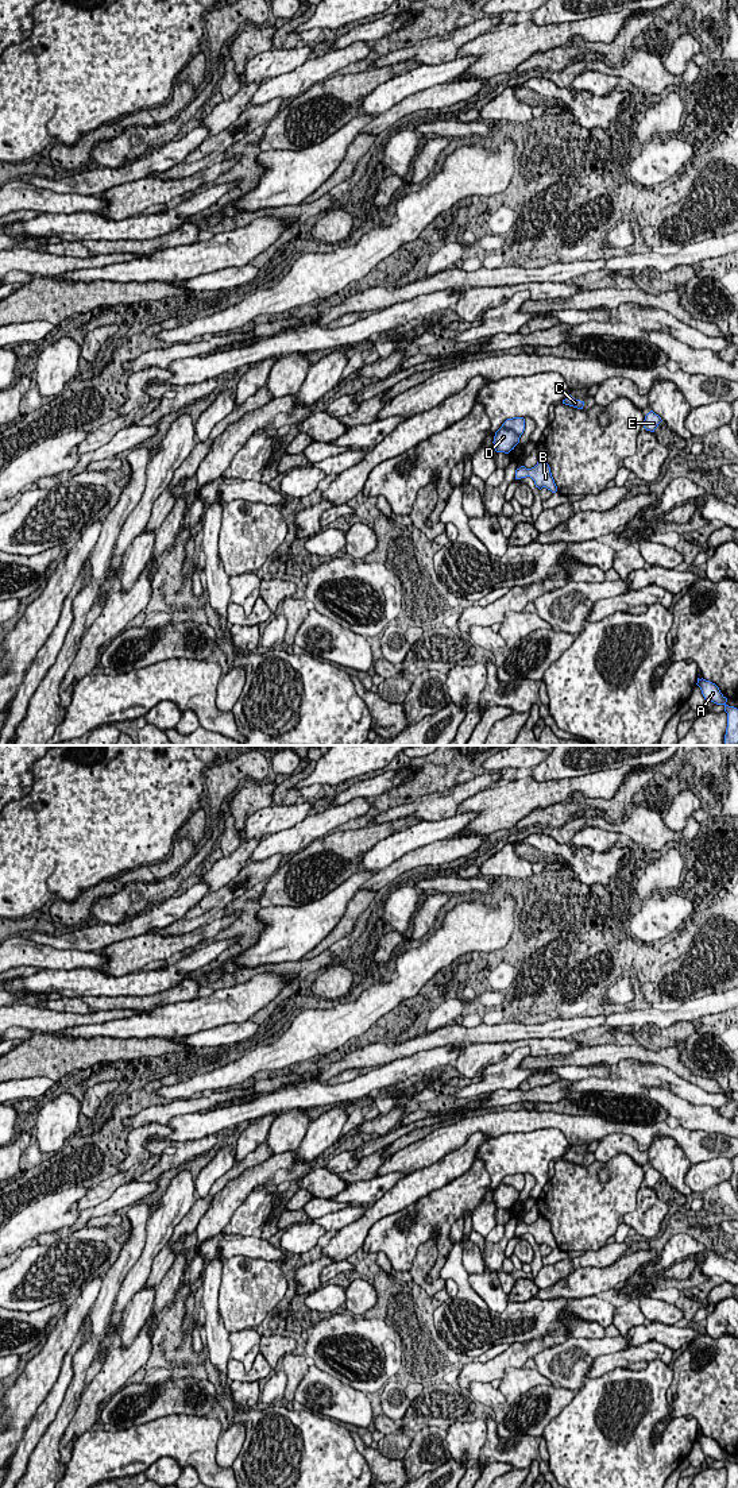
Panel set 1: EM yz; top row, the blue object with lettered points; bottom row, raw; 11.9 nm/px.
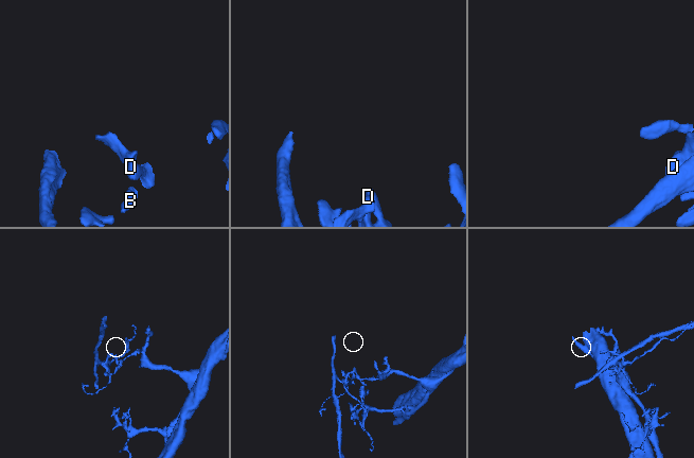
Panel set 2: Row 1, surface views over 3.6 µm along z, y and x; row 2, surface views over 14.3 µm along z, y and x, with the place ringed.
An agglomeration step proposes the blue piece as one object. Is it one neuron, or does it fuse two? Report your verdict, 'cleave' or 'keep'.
cleave

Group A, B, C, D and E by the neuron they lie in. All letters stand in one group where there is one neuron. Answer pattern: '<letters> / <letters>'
A B D / C E

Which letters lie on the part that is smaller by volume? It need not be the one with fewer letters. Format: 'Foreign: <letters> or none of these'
Foreign: C, E

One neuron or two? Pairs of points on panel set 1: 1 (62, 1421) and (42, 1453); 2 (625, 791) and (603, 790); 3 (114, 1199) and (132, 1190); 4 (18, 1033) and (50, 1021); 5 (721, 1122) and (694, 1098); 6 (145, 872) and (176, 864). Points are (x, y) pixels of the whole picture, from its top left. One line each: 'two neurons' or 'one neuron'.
1: one neuron
2: two neurons
3: one neuron
4: two neurons
5: two neurons
6: two neurons

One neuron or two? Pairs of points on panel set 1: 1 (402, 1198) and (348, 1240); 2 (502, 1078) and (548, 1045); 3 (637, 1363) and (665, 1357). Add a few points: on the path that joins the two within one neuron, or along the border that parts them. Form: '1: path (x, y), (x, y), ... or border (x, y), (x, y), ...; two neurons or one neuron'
1: path (389, 1203), (362, 1226); one neuron
2: border (530, 1049), (517, 1048), (498, 1063); two neurons
3: path (644, 1356), (659, 1354); one neuron

